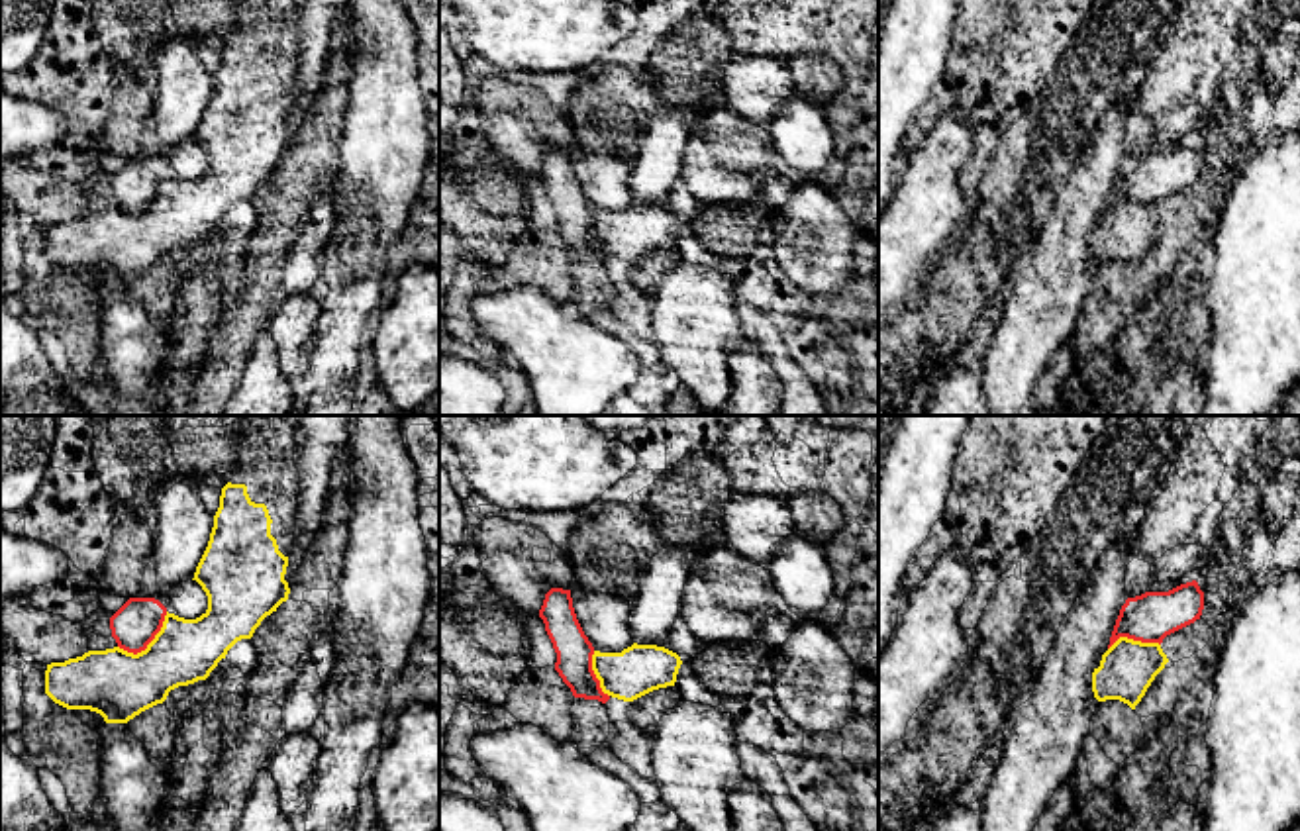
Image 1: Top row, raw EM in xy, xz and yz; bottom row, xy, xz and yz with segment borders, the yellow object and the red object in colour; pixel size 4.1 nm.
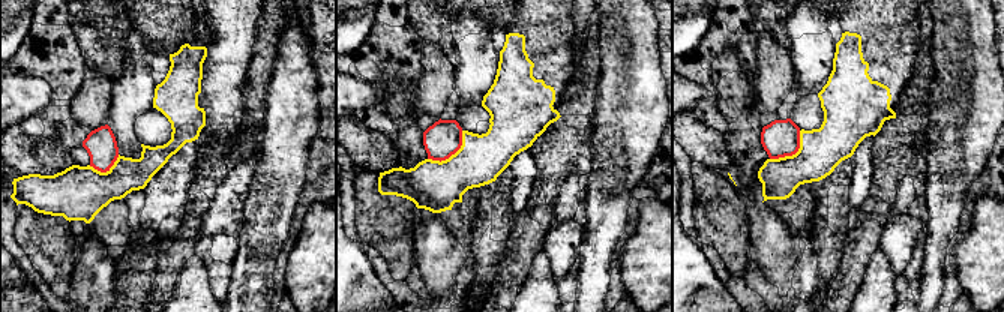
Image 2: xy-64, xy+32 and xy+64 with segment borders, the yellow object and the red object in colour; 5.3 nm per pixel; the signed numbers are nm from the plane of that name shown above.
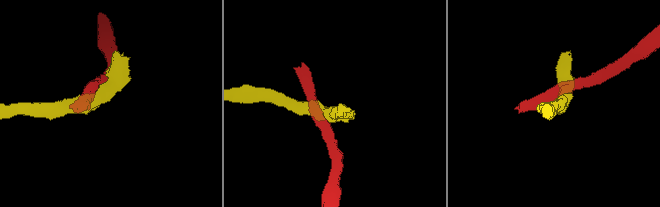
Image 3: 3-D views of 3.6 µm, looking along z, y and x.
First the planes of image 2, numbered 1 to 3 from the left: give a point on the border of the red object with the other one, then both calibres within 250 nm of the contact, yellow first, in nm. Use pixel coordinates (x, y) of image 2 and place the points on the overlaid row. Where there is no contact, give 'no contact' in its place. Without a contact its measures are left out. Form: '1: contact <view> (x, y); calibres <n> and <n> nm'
1: contact xy-64 (107, 171); calibres 280 and 170 nm
2: contact xy+32 (452, 155); calibres 260 and 200 nm
3: contact xy+64 (793, 155); calibres 240 and 200 nm

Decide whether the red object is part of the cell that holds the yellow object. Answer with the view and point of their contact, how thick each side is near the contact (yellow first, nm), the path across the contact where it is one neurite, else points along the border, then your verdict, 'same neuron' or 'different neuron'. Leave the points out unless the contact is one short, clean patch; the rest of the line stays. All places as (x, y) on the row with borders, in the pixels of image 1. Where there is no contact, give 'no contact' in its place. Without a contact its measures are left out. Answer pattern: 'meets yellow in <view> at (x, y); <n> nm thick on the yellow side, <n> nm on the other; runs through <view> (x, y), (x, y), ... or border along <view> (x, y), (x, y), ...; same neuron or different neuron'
meets yellow in xy at (150, 643); 280 nm thick on the yellow side, 190 nm on the other; different neuron

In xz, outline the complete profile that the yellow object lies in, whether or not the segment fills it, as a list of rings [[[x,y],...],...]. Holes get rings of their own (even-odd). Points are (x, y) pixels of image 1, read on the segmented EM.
[[[637,645],[622,653],[592,655],[592,670],[604,694],[633,702],[653,690],[675,686],[682,660],[657,645]]]

